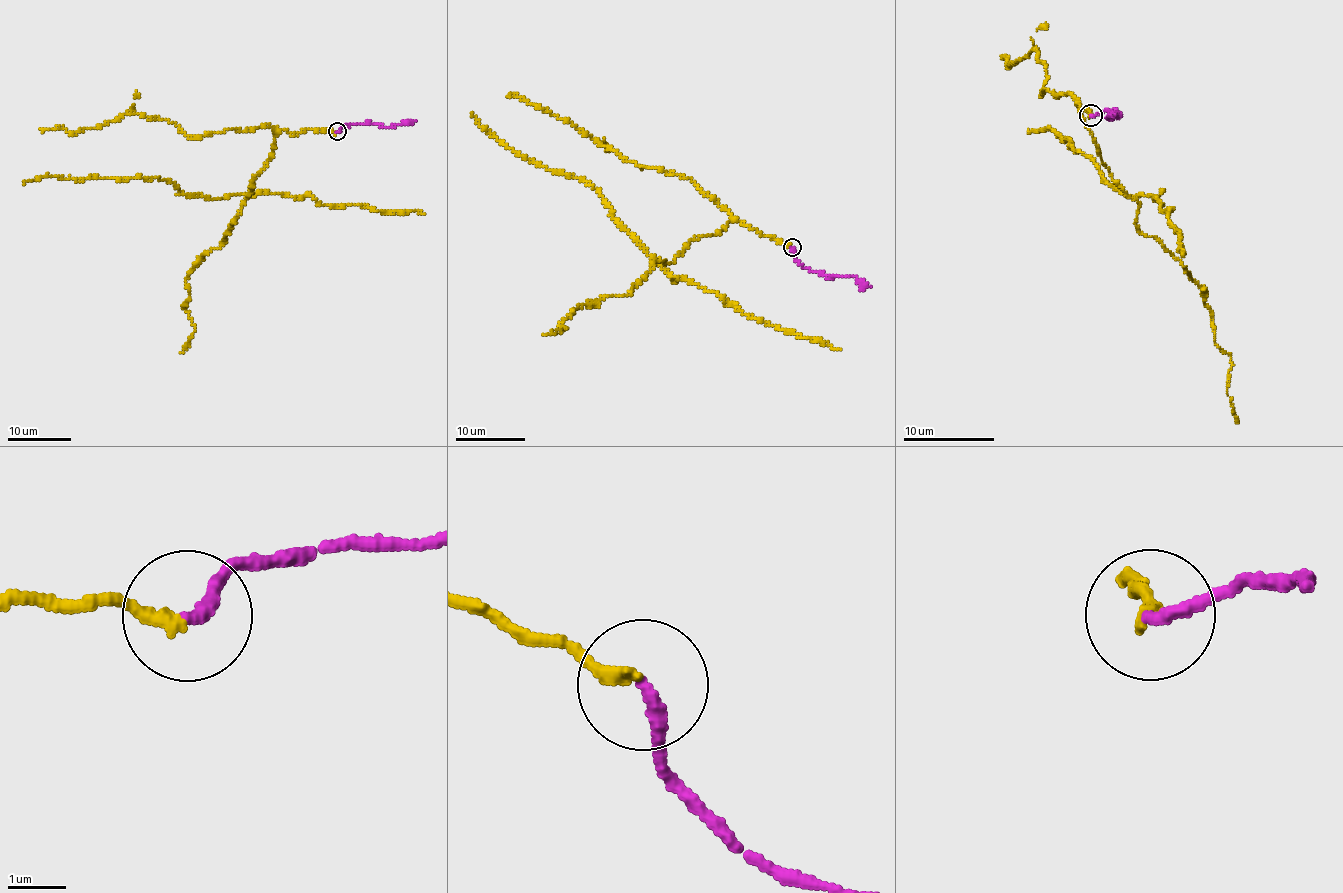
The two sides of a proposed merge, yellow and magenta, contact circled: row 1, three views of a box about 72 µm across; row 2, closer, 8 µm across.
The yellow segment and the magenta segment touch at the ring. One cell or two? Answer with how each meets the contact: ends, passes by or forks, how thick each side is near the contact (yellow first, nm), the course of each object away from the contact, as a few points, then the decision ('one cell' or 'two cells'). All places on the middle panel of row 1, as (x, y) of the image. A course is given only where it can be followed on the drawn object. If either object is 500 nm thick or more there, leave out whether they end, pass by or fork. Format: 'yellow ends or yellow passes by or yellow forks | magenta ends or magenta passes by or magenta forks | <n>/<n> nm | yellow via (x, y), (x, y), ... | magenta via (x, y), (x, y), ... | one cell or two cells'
yellow ends | magenta ends | 220/220 nm | yellow via (791, 246), (734, 221), (716, 234), (687, 243), (662, 267), (619, 224), (594, 188), (514, 153), (472, 113) | magenta via (791, 246), (794, 257), (805, 267), (826, 276), (855, 275), (871, 287) | one cell

